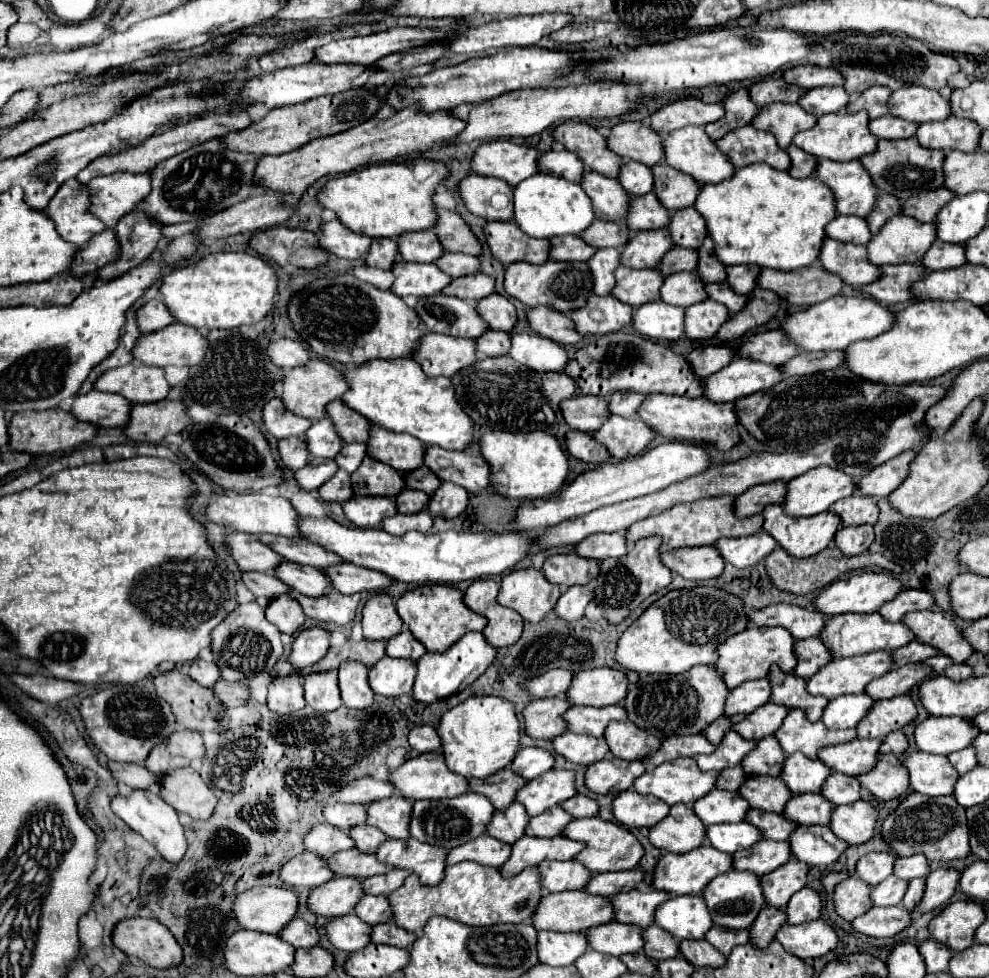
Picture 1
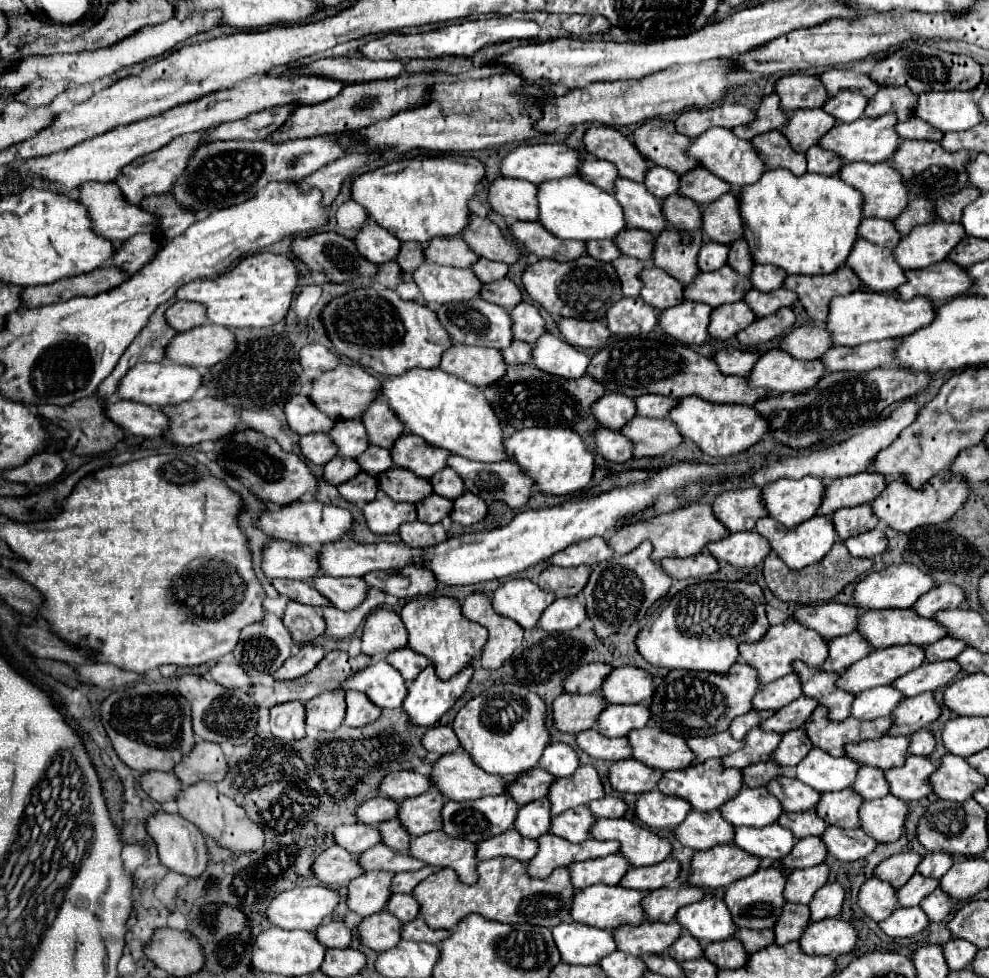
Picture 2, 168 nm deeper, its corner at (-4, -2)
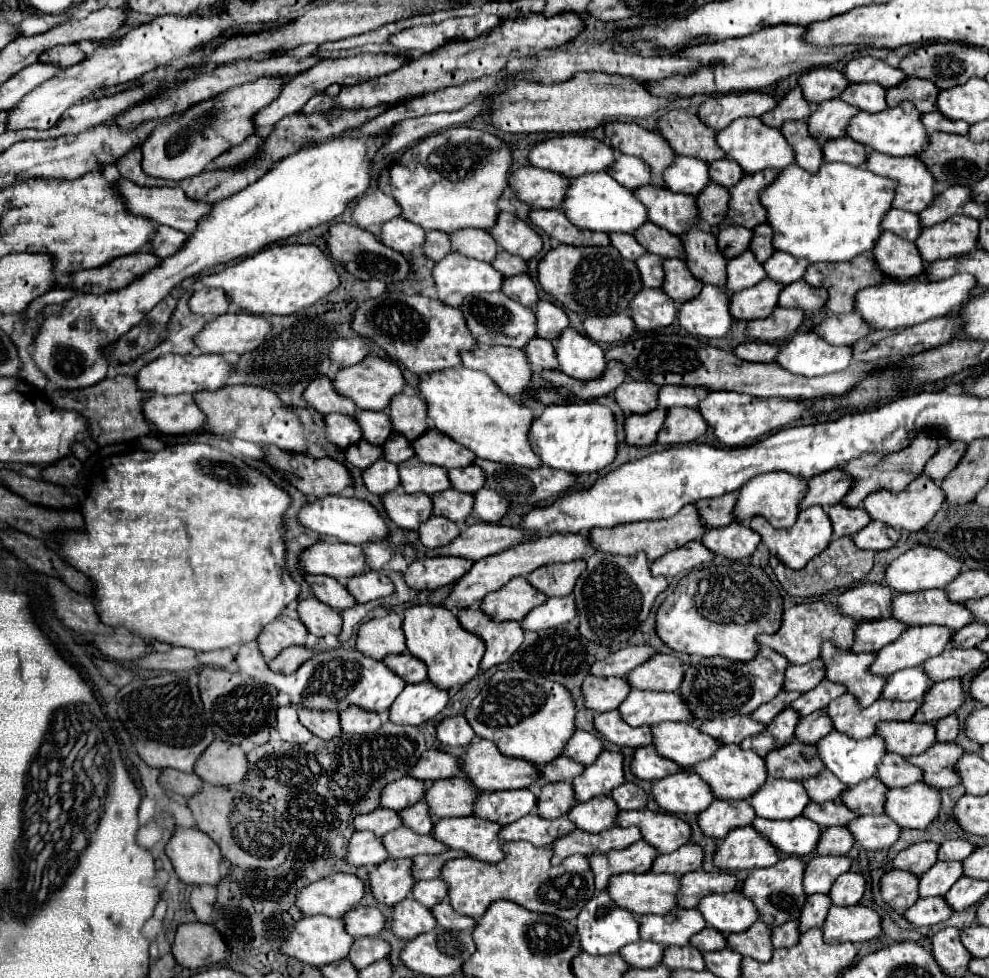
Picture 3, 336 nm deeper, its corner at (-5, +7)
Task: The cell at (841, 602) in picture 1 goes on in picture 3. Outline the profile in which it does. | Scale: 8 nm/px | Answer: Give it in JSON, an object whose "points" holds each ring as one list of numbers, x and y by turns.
{"points":[[918,545,902,553,884,571,884,585,894,593,918,593,928,589,944,589,958,573,962,565,938,549]]}

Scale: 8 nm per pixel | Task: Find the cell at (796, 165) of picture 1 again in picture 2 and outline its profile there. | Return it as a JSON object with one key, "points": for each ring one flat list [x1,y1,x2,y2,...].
{"points":[[813,146,807,150,807,162,809,162,809,172,827,176,837,176,841,166,845,164,835,152,827,152,821,146]]}

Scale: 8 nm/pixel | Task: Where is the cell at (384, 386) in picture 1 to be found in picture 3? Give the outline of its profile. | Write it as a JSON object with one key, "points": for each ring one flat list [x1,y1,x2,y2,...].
{"points":[[460,365,420,377,418,387,428,407,428,425,466,445,476,457,532,469,542,463,528,443,528,427,534,419,532,411,504,395,486,373]]}

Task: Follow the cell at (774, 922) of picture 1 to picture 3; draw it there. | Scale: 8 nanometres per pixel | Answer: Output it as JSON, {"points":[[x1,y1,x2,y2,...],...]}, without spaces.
{"points":[[810,895,802,907,800,913,800,931,812,929,812,927,822,927,822,921,826,917,826,909,830,909,830,897,828,895]]}

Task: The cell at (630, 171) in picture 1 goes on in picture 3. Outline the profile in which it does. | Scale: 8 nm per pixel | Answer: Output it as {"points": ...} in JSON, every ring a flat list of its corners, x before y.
{"points":[[680,155,664,171,662,179,664,185,674,193,686,193,686,195,696,195,704,185,710,183,706,163,694,157,680,157]]}

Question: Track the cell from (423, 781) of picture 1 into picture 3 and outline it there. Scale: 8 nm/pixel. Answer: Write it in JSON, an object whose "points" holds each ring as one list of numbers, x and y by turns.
{"points":[[480,739,474,741,466,753,460,757,460,771,464,777,480,791,502,791,502,789,524,789,538,781,538,769,536,765,530,765,528,761,514,761,512,757,502,757,498,753,498,747,492,741]]}

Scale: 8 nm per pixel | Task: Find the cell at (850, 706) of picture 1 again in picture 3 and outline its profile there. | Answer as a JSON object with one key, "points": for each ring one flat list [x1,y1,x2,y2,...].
{"points":[[920,667,912,669,902,669,886,679,886,685,882,689,880,699,890,699,890,701,920,701,930,689,932,681,924,675]]}

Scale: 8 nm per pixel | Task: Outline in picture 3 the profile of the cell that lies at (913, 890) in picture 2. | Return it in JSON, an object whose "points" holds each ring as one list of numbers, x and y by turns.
{"points":[[938,861,934,863,924,875,920,875,918,895,920,897,932,897,932,895,944,895,954,881,962,877,962,863,960,861]]}

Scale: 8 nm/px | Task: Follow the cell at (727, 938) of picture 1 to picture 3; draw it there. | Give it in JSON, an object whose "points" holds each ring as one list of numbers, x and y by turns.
{"points":[[786,921,784,925,774,927,770,939,774,947,792,947,794,943,798,943,798,923]]}

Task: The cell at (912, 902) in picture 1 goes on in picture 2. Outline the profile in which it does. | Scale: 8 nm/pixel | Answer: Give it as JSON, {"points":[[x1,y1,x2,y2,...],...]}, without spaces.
{"points":[[937,888,931,896,925,898,925,902,921,902,921,908,925,910,931,922,943,922,959,902,961,900,955,900,949,894,945,894,941,888]]}

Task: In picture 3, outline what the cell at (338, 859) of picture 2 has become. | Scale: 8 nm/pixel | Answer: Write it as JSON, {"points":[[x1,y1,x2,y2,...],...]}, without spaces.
{"points":[[356,831,342,859,354,867,376,867,378,863,388,859,388,853,386,849,382,849,380,837,376,837,374,833]]}

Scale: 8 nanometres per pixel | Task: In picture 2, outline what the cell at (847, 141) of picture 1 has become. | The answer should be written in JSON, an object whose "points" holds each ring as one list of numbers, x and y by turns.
{"points":[[885,114,881,118,859,118,851,124,843,124,837,122,837,126,833,126,833,130,829,130,825,134,825,138,821,138,821,146,825,150,837,152,841,158,853,162,853,160,865,160,865,162,885,162,893,156,893,152,899,146,899,134,895,132,895,124,897,124,897,116,895,114]]}

